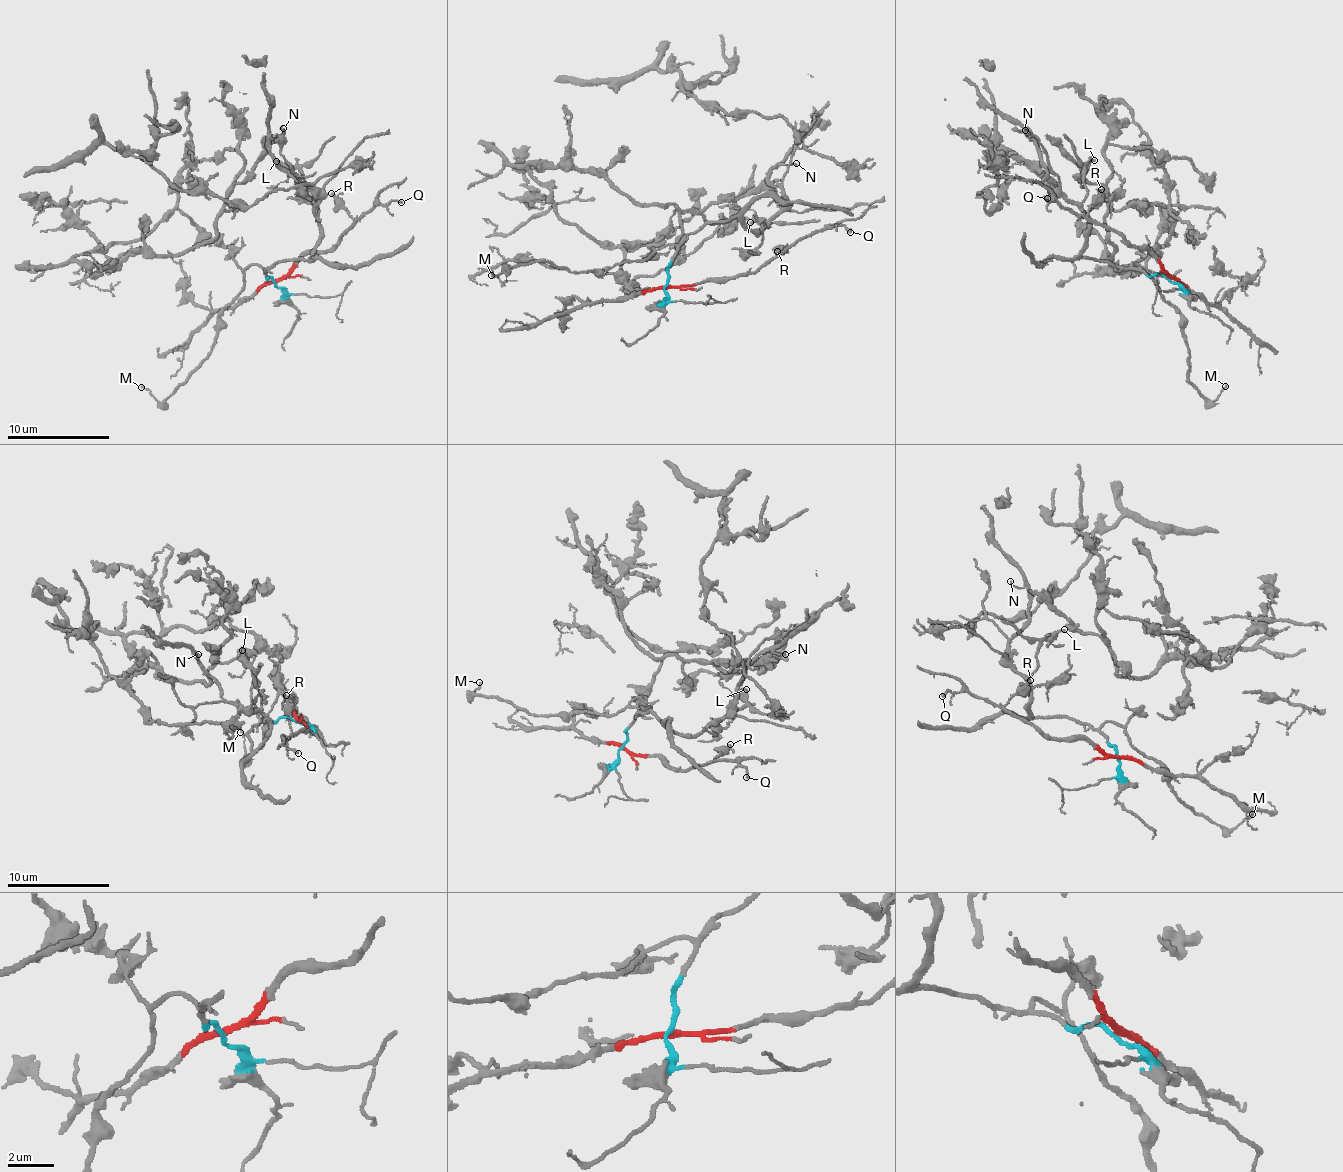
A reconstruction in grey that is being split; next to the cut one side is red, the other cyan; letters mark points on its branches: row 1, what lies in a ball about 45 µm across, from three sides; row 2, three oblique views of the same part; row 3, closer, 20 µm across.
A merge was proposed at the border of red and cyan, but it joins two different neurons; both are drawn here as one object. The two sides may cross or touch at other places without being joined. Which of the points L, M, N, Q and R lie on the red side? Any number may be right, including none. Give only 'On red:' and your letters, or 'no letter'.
On red: Q, R

